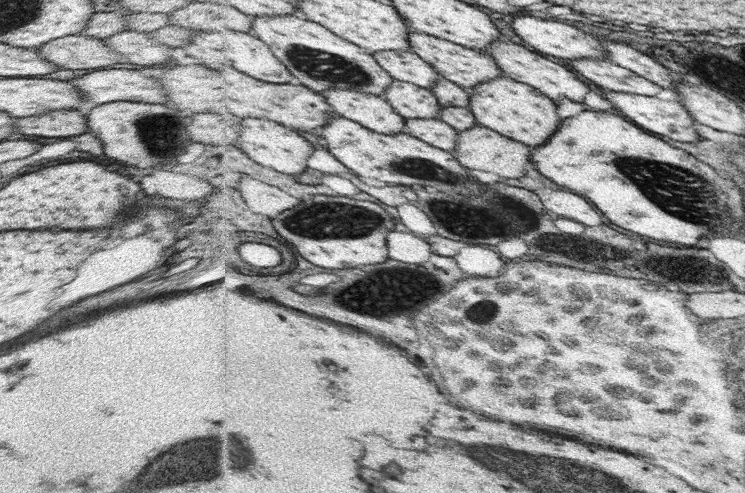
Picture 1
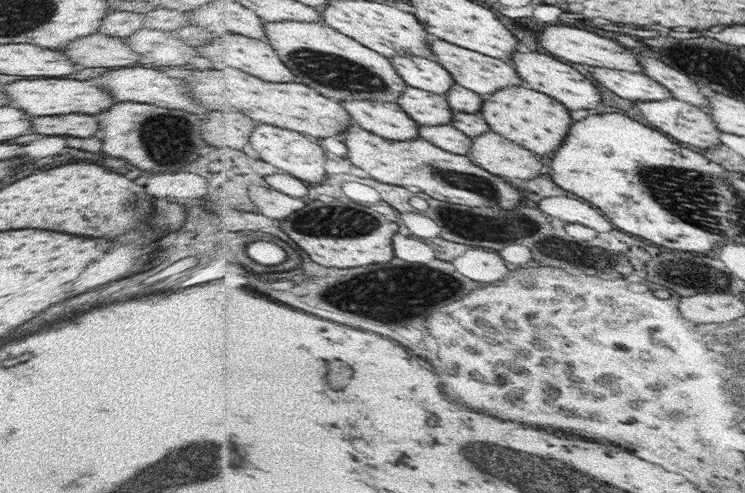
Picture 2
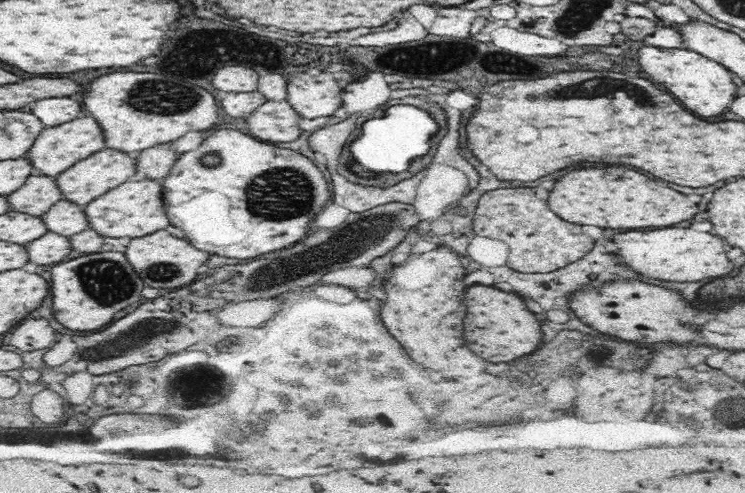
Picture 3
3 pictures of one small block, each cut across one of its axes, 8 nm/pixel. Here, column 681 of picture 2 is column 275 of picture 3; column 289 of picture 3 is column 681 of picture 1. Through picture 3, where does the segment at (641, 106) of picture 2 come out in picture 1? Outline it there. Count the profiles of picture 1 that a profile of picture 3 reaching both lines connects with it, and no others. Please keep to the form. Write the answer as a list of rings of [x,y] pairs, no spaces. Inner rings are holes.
[[[600,86],[598,88],[603,92],[603,96],[606,96],[606,99],[613,104],[614,108],[624,114],[624,118],[628,118],[632,123],[639,125],[641,129],[645,129],[653,135],[668,136],[668,138],[678,140],[678,142],[698,142],[701,138],[696,130],[696,124],[694,124],[695,117],[678,100],[665,101],[652,96],[614,92]]]

